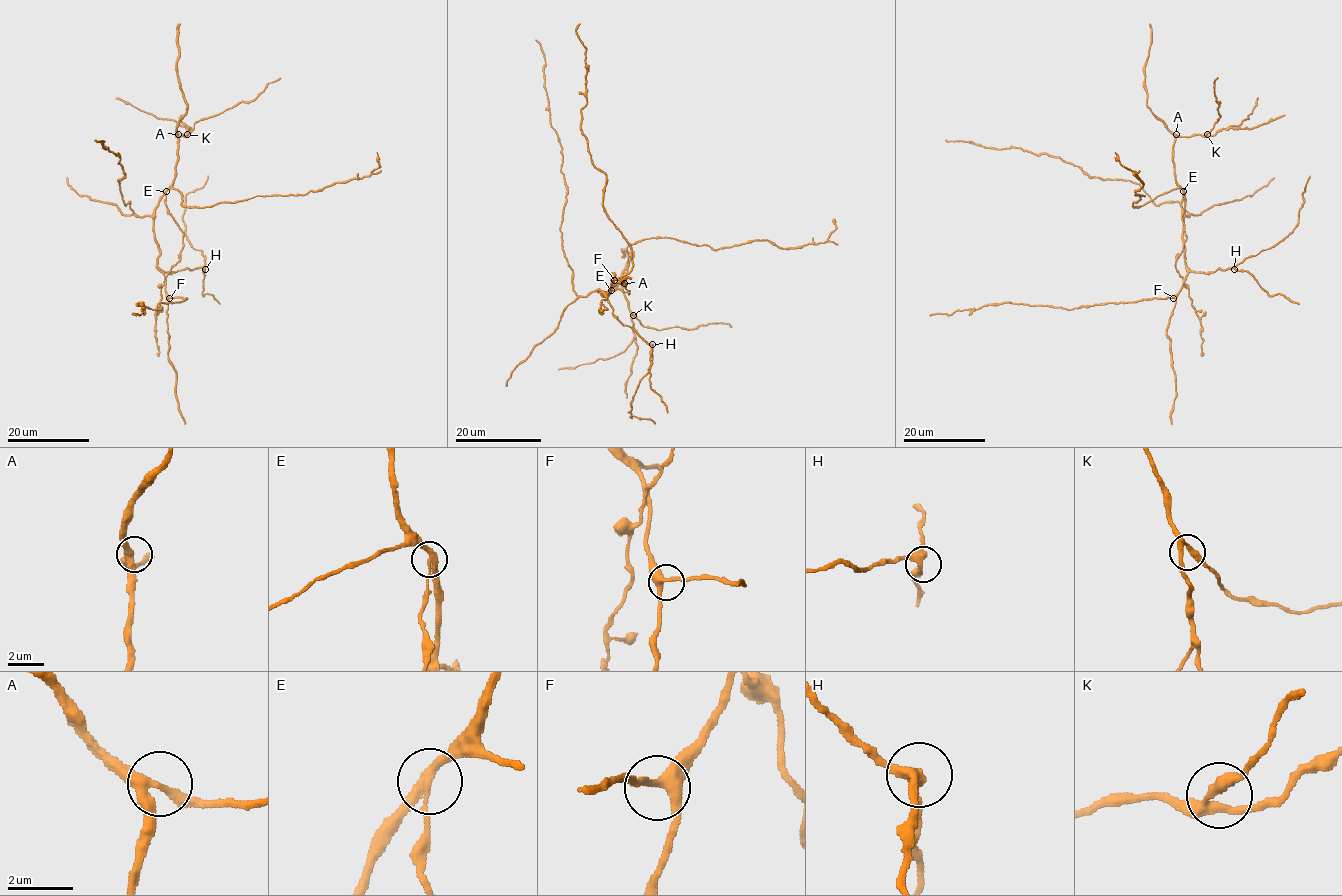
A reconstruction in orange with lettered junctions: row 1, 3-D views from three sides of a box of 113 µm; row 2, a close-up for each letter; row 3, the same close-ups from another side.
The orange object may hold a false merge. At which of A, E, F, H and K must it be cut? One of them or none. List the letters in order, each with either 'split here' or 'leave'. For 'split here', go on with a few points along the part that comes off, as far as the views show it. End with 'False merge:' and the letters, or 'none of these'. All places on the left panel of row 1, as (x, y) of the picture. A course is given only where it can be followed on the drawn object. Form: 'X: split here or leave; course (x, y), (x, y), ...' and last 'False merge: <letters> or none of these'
A: leave
E: split here; course (166, 191), (167, 213), (184, 234), (179, 259), (164, 279), (156, 309), (158, 356)
F: leave
H: leave
K: leave
False merge: E

